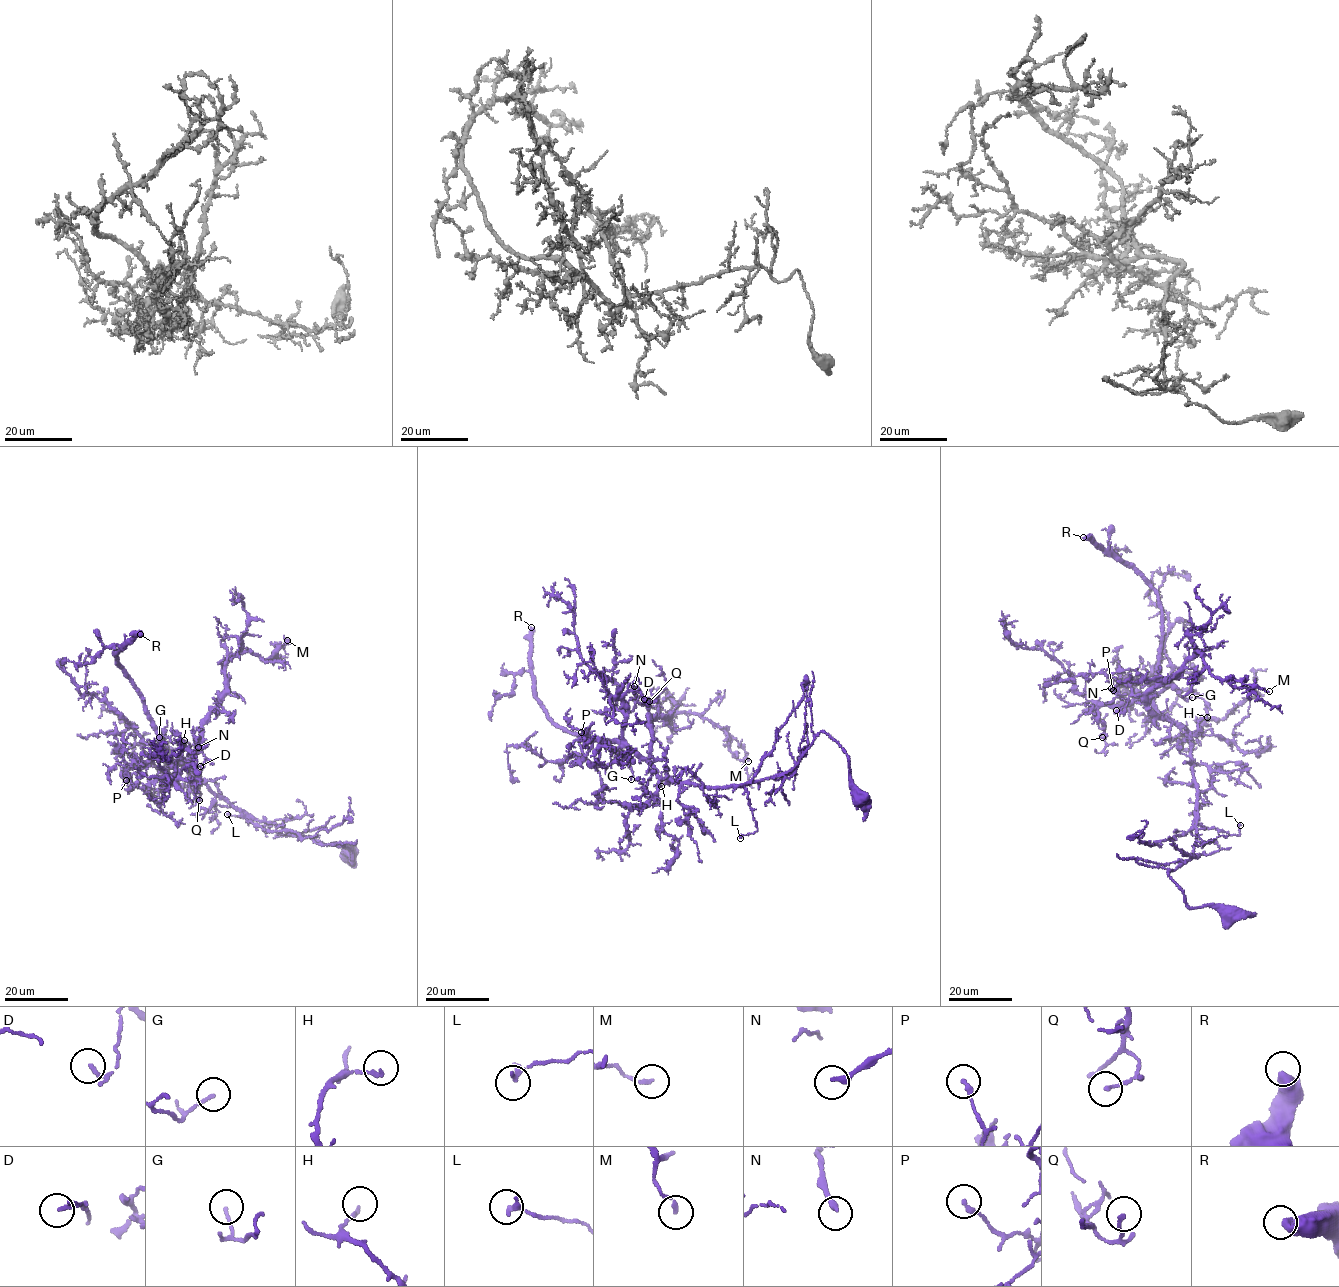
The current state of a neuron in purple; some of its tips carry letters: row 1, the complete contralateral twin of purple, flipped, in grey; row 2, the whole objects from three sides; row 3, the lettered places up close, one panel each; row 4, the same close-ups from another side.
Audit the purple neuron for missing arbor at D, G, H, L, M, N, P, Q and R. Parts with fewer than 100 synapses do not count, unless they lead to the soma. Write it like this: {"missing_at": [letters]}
{"missing_at": ["R"]}

